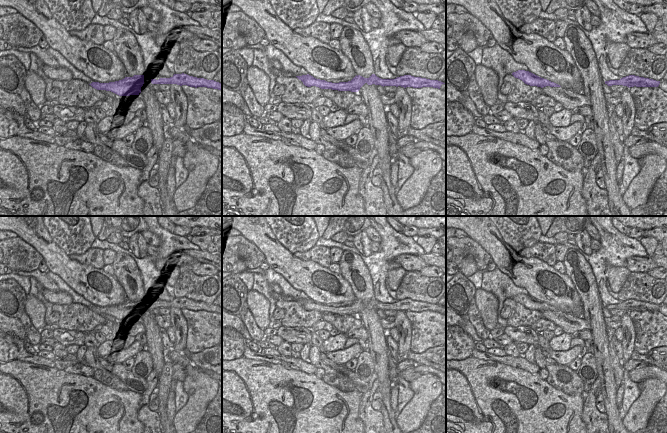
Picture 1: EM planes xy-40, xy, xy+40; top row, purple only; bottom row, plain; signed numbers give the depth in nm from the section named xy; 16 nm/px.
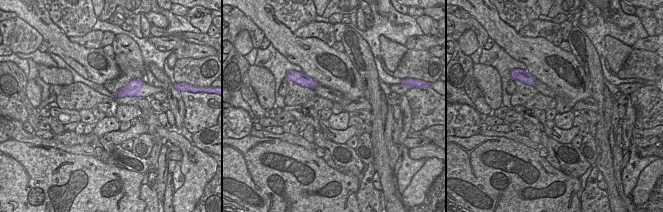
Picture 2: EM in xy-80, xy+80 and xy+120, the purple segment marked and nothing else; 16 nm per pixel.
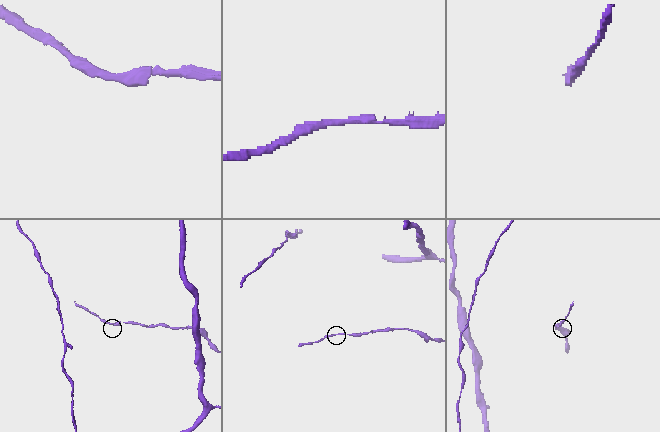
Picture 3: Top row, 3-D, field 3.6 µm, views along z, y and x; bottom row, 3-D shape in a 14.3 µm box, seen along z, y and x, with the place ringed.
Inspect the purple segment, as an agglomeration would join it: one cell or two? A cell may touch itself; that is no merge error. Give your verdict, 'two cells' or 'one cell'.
one cell

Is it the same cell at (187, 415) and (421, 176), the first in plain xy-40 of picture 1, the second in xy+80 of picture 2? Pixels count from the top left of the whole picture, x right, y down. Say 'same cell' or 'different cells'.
same cell

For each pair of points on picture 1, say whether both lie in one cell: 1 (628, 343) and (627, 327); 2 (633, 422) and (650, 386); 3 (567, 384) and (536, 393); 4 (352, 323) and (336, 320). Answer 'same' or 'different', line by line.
1: same
2: same
3: different
4: same

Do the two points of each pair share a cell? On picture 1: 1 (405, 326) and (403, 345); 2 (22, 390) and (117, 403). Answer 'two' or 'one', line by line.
1: one
2: one

